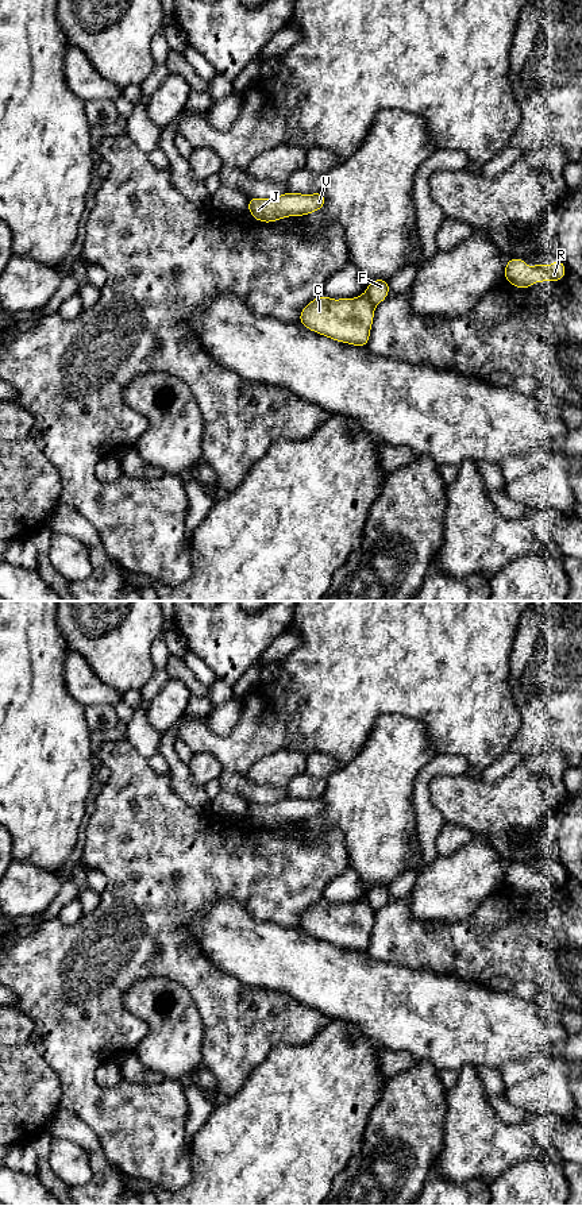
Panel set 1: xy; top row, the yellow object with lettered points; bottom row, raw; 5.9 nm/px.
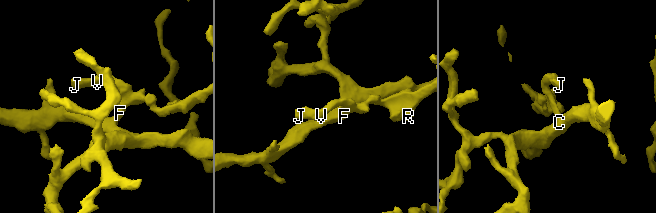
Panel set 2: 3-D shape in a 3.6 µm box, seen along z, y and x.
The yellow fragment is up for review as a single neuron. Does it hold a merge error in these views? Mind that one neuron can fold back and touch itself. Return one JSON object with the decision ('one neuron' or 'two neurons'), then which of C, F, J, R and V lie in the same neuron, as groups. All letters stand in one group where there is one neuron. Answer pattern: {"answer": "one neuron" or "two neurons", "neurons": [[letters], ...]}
{"answer": "two neurons", "neurons": [["C"], ["F", "J", "R", "V"]]}

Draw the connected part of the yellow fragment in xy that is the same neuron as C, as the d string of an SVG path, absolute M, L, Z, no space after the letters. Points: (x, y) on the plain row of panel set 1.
M366 898L340 905L321 899L302 913L298 928L334 945L367 952L373 925L374 910Z

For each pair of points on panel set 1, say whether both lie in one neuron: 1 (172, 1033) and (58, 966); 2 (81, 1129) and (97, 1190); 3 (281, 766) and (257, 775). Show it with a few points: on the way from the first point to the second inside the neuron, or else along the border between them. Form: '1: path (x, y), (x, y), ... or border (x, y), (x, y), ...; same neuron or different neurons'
1: border (142, 978), (124, 991), (123, 1004), (146, 1028); different neurons
2: path (91, 1144), (99, 1162), (99, 1175); same neuron
3: path (276, 770), (262, 771); same neuron

